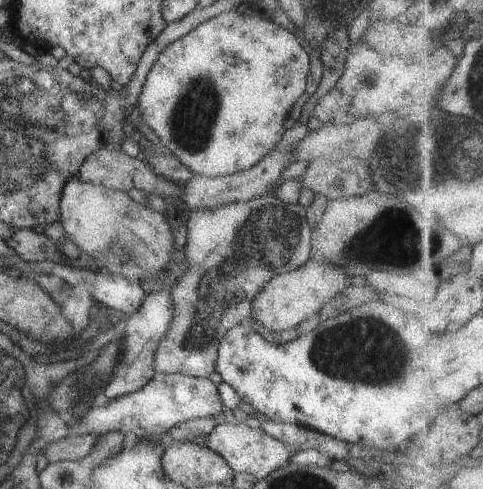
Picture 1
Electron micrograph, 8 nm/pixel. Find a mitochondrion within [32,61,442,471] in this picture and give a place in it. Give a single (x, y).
(265, 238)

